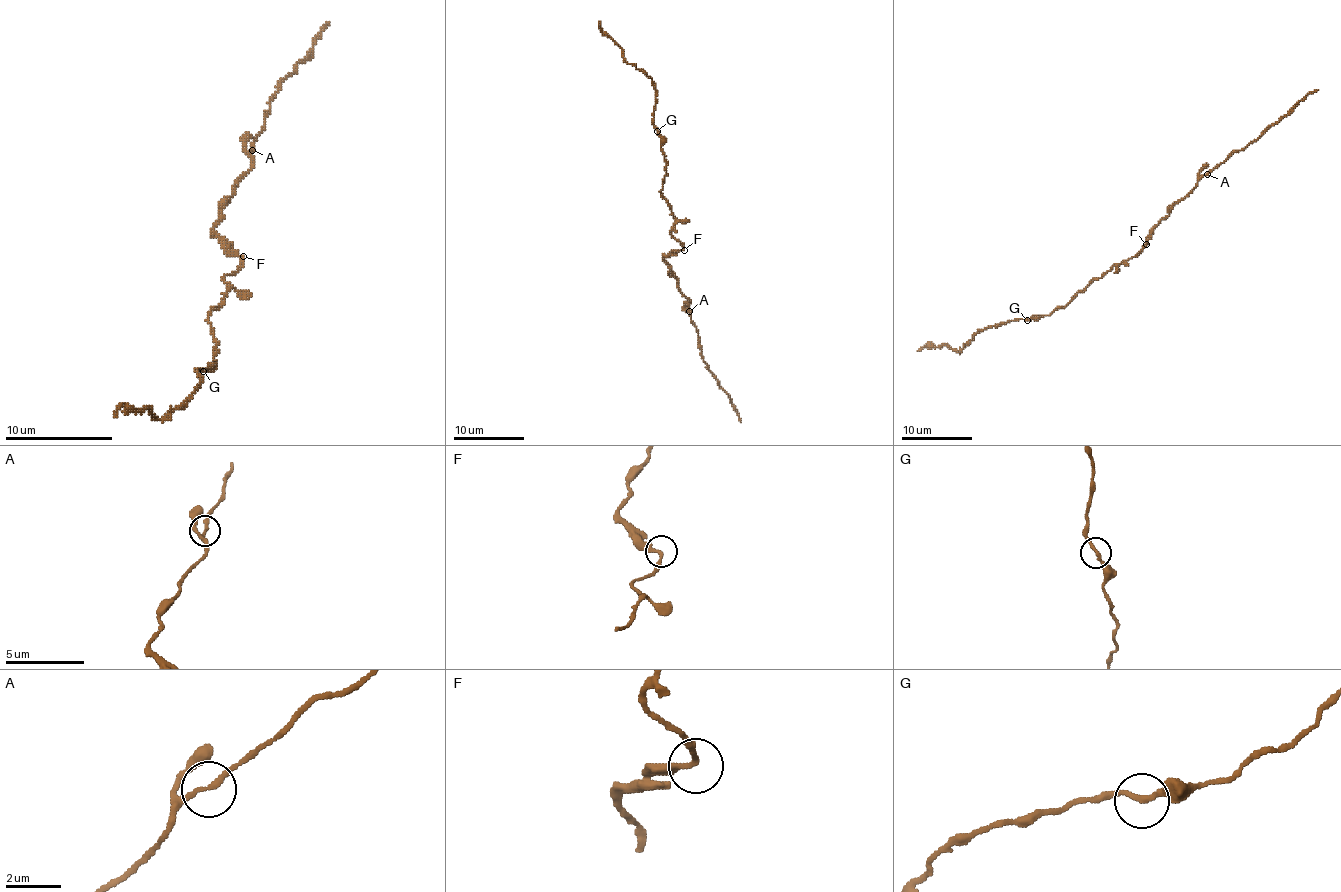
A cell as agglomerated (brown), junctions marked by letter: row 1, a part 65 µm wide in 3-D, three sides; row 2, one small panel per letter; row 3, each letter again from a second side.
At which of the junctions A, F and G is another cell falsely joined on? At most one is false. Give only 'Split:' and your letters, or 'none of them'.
Split: none of them

